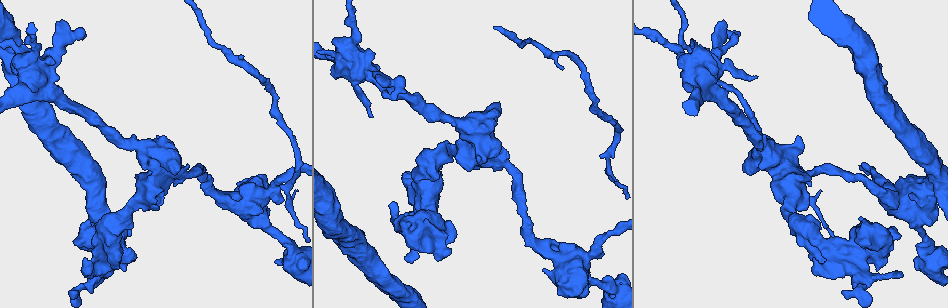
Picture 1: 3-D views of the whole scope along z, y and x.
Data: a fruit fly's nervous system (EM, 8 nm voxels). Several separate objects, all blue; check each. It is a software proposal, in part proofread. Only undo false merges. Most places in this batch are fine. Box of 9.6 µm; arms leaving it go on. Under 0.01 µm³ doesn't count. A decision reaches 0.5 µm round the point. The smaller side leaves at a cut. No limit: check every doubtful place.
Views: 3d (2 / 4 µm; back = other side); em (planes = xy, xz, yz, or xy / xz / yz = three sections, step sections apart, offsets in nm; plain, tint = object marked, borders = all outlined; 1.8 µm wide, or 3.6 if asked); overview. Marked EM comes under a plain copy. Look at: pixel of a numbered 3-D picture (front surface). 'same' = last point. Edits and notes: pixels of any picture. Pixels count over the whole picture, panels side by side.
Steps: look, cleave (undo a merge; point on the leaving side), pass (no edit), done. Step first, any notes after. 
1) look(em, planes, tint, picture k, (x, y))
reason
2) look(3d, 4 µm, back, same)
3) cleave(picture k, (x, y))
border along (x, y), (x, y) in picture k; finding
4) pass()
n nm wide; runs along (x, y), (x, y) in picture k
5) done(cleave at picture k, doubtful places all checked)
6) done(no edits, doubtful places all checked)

look(em, 3.6 µm, xy, step 16, tint, picture 1, (927, 250))
arms part here

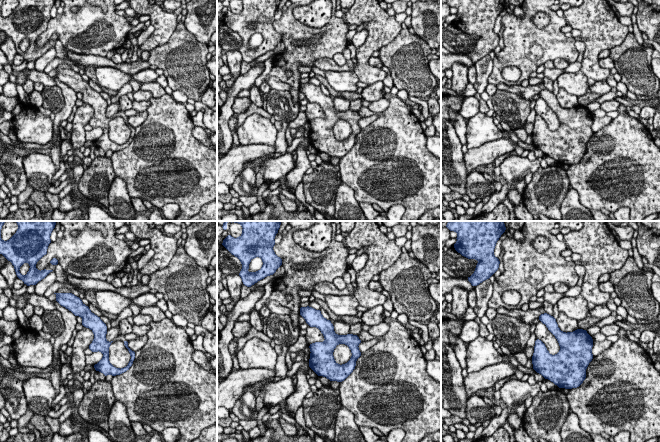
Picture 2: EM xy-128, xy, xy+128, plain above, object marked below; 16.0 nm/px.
look(em, 3.6 µm, planes, tint, same)

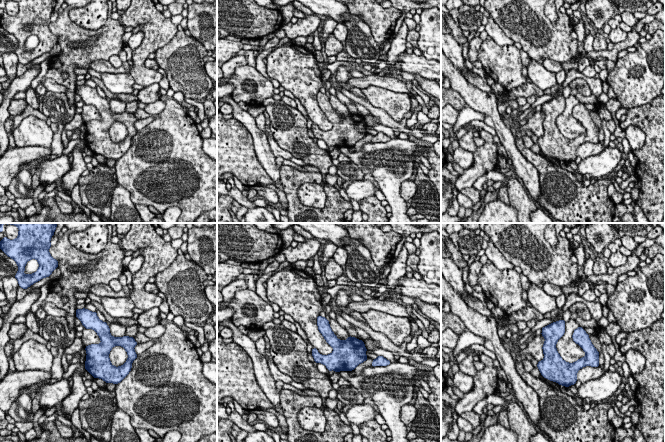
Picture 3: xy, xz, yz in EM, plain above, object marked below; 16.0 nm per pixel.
pass()
one neuron here

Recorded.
look(em, 3.6 µm, xz, step 4, tint, picture 1, (929, 213))
sudden change in width

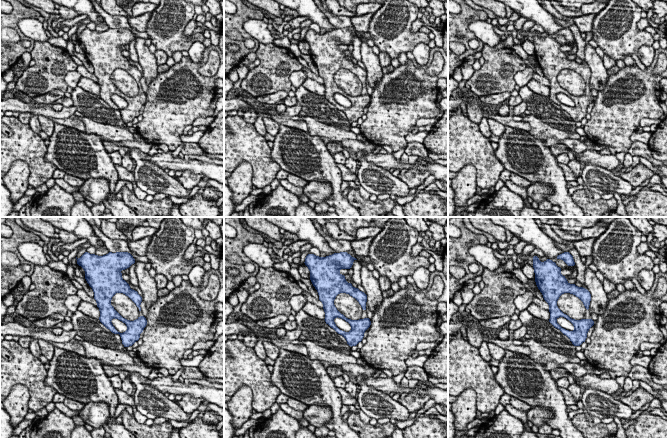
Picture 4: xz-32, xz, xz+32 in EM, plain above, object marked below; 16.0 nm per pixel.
look(em, 3.6 µm, planes, tint, same)
another direction

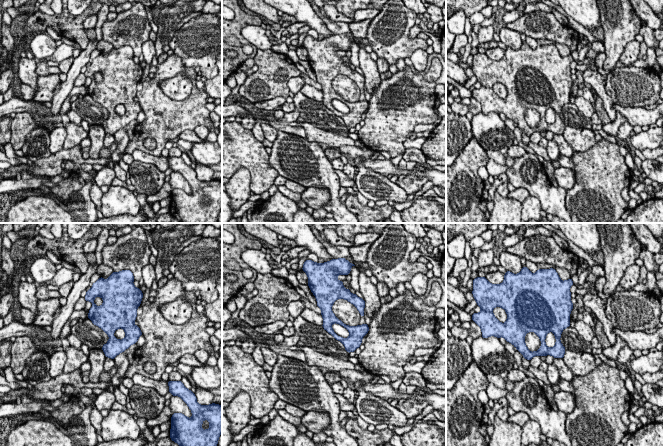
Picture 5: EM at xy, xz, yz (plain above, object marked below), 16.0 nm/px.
pass()
runs along (328, 307), (328, 328), (351, 349) in picture 5; continuous, no second neuron

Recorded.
look(em, yz, step 16, tint, picture 1, (560, 263))
thick turns thin

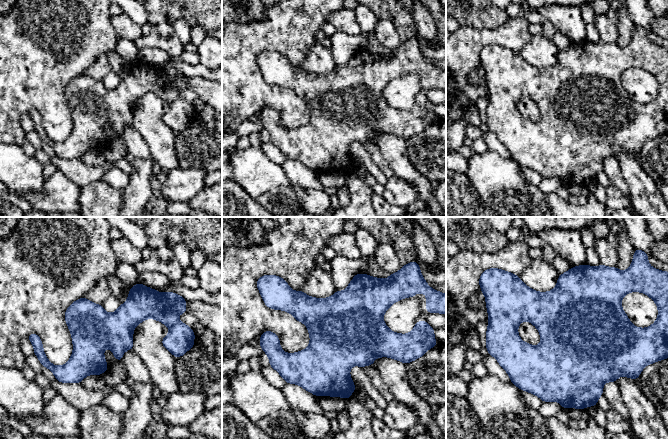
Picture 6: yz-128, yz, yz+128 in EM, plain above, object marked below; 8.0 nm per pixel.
pass()
runs along (167, 318), (132, 312), (67, 367) in picture 6; all the same neuron

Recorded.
look(em, 3.6 µm, xz, step 8, tint, picture 1, (789, 166))
four or more arms meet

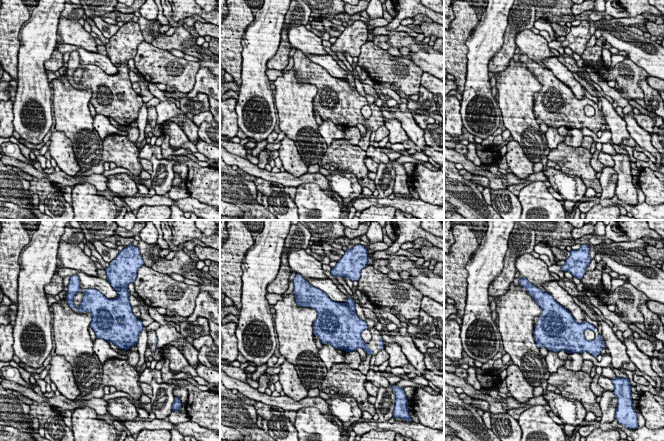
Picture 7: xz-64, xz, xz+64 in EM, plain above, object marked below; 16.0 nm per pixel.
pass()
all the same neuron

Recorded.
look(em, 3.6 µm, xy, step 16, tint, picture 1, (420, 228))
touches itself

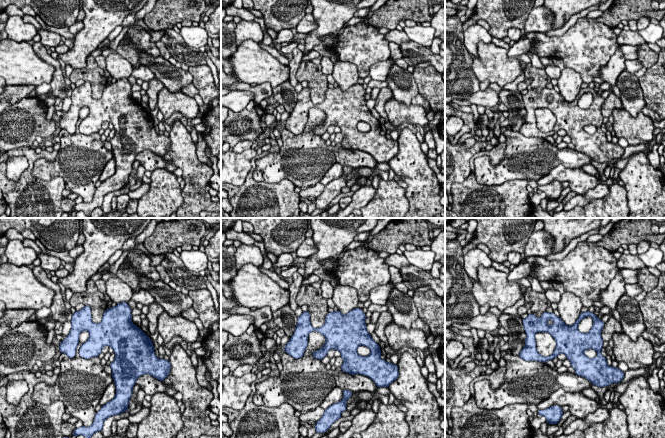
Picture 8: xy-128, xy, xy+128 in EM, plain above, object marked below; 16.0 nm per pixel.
look(em, 3.6 µm, planes, borders, same)
cut it another way

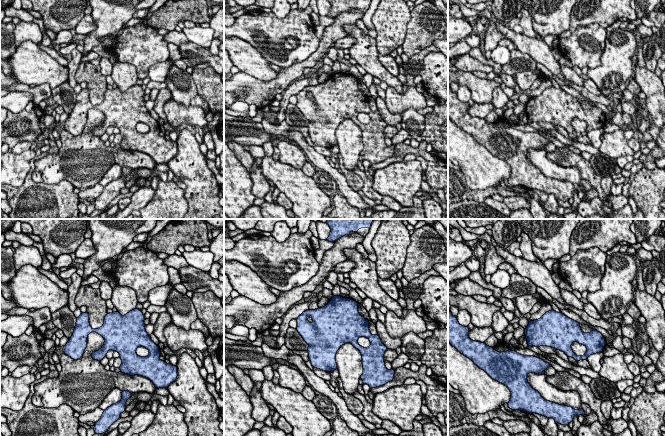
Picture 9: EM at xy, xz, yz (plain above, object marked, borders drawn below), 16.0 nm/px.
pass()
continuous, no second neuron

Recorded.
look(em, planes, tint, picture 1, (388, 81))
abrupt turn

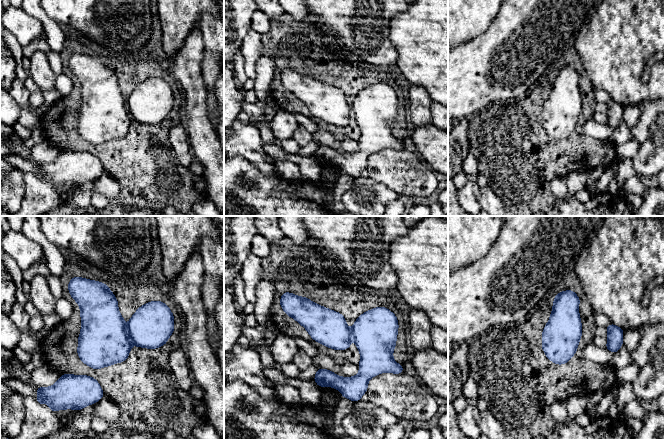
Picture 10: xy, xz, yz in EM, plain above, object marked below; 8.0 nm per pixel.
pass()
all the same neuron

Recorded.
done(no edits, doubtful places all checked)

